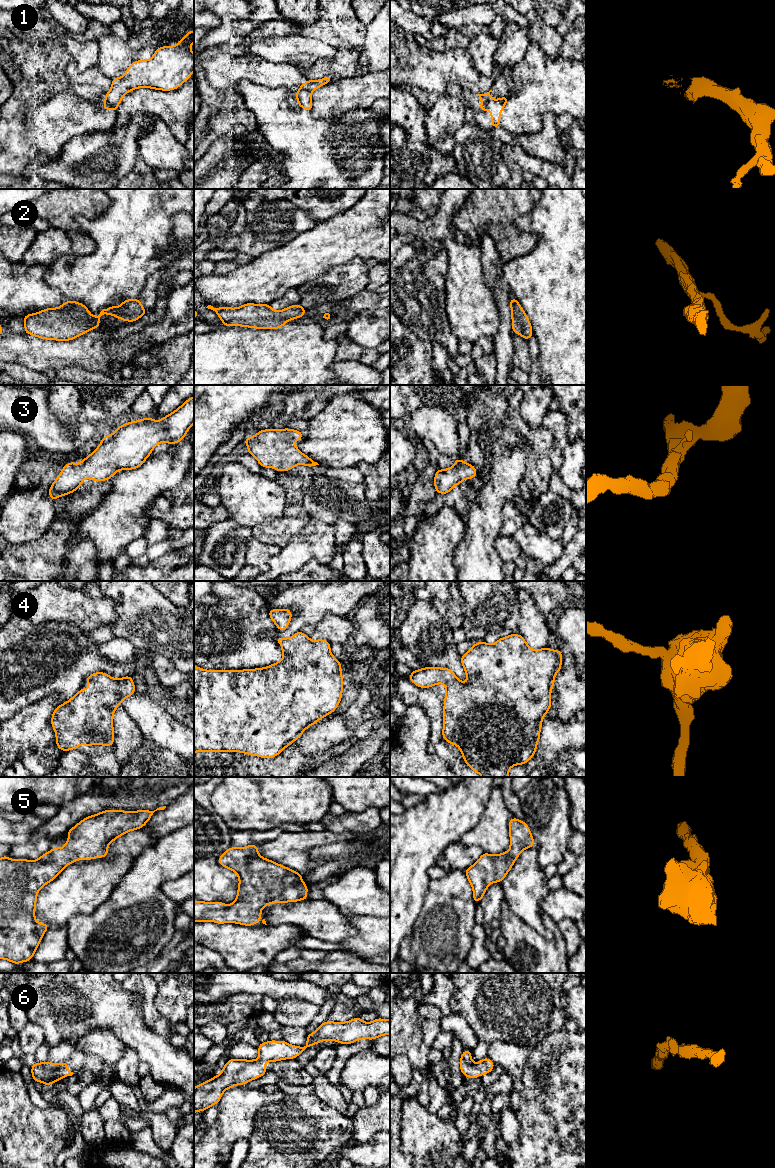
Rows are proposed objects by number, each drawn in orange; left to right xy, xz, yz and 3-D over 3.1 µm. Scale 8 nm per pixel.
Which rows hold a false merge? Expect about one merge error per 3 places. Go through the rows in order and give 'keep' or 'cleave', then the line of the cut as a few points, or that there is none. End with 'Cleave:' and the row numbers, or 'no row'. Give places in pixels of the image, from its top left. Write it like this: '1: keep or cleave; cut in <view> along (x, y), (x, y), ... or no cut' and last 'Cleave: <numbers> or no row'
1: cleave; cut in xy along (104, 103), (116, 109)
2: keep; no cut
3: keep; no cut
4: keep; no cut
5: keep; no cut
6: keep; no cut
Cleave: 1

